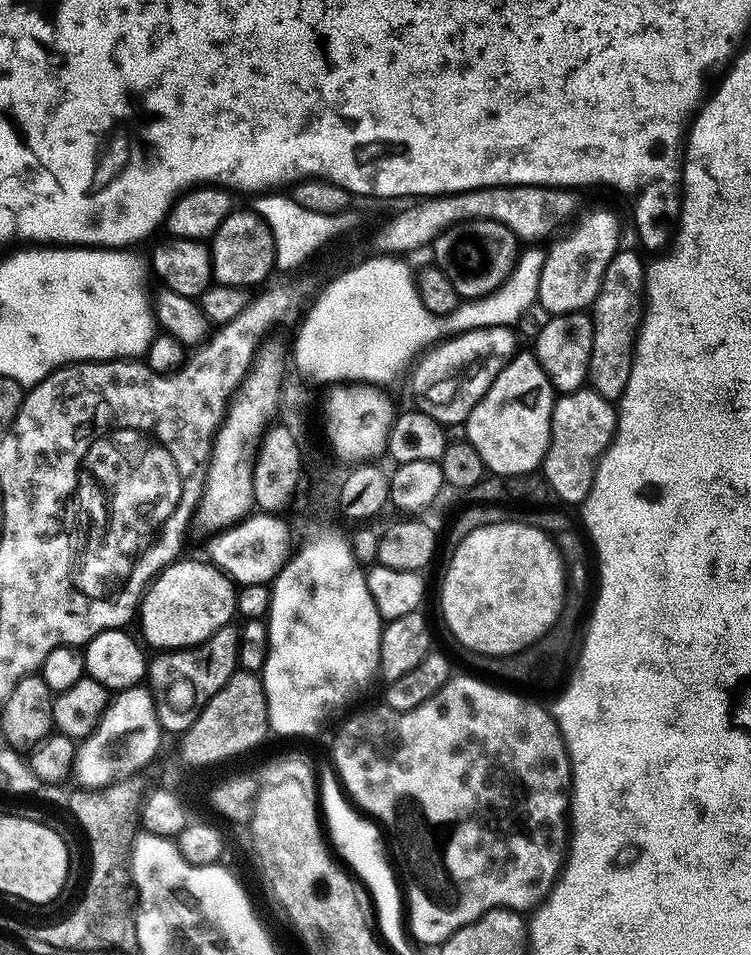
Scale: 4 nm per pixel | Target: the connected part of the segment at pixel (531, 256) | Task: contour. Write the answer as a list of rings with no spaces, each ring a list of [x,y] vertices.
[[[528,246],[517,255],[516,265],[502,286],[490,295],[478,299],[461,301],[449,314],[435,314],[428,310],[432,320],[448,320],[448,328],[452,328],[452,336],[460,336],[474,329],[513,327],[515,323],[539,301],[538,285],[541,281],[542,268],[545,266],[546,250],[540,246]]]

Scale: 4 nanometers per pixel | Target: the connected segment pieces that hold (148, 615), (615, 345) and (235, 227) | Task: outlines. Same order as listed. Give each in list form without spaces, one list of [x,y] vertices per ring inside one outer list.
[[[177,558],[165,566],[158,575],[152,578],[151,584],[144,589],[138,605],[138,624],[143,643],[152,650],[179,650],[194,648],[198,644],[207,644],[211,636],[220,628],[229,627],[233,623],[232,616],[237,615],[237,585],[221,568],[215,568],[207,559],[184,560]]]
[[[621,250],[614,254],[614,258],[610,258],[610,266],[606,266],[606,274],[602,274],[600,293],[590,306],[594,346],[590,354],[587,383],[592,391],[613,402],[619,401],[620,395],[626,390],[626,382],[630,382],[636,338],[640,334],[640,324],[644,321],[646,264],[640,261],[641,253],[637,252]]]
[[[234,210],[218,226],[210,238],[212,278],[217,284],[252,290],[255,284],[263,285],[276,268],[274,237],[262,217],[253,210]]]

